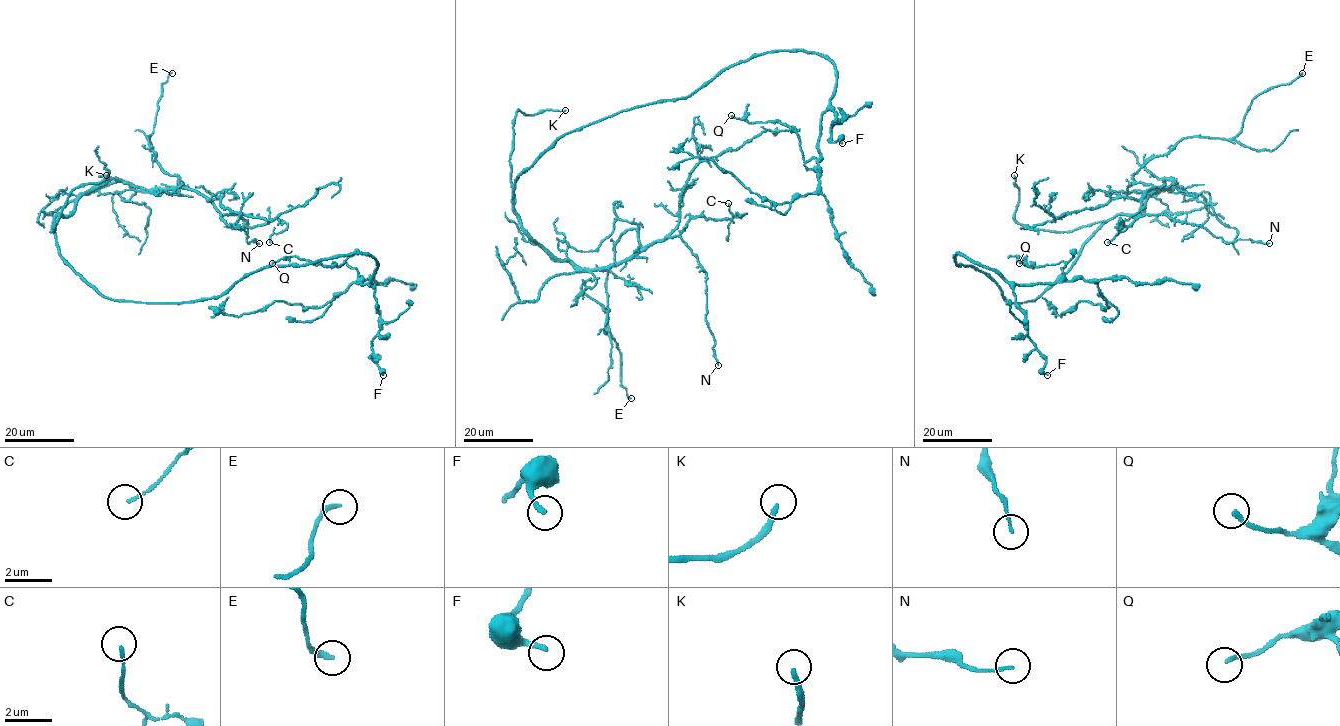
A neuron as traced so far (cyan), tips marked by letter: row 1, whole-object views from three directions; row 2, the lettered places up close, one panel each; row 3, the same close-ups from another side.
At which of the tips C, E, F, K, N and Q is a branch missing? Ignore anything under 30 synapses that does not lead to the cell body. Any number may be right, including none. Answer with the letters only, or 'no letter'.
K

